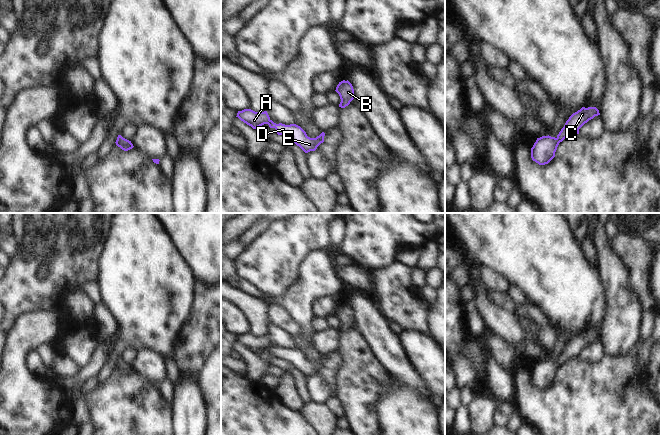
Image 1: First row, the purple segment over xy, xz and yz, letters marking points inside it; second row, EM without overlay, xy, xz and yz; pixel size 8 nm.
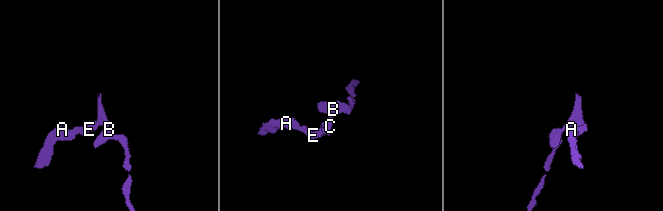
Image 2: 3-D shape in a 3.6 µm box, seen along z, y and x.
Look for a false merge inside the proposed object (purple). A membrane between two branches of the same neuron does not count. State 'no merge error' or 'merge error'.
no merge error

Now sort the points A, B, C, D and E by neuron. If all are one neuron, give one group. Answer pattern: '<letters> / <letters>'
A B C D E

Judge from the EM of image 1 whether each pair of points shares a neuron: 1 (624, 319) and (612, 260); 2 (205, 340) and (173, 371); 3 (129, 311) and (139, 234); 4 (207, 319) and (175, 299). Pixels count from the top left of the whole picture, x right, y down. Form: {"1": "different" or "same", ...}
{"1": "same", "2": "different", "3": "same", "4": "different"}

